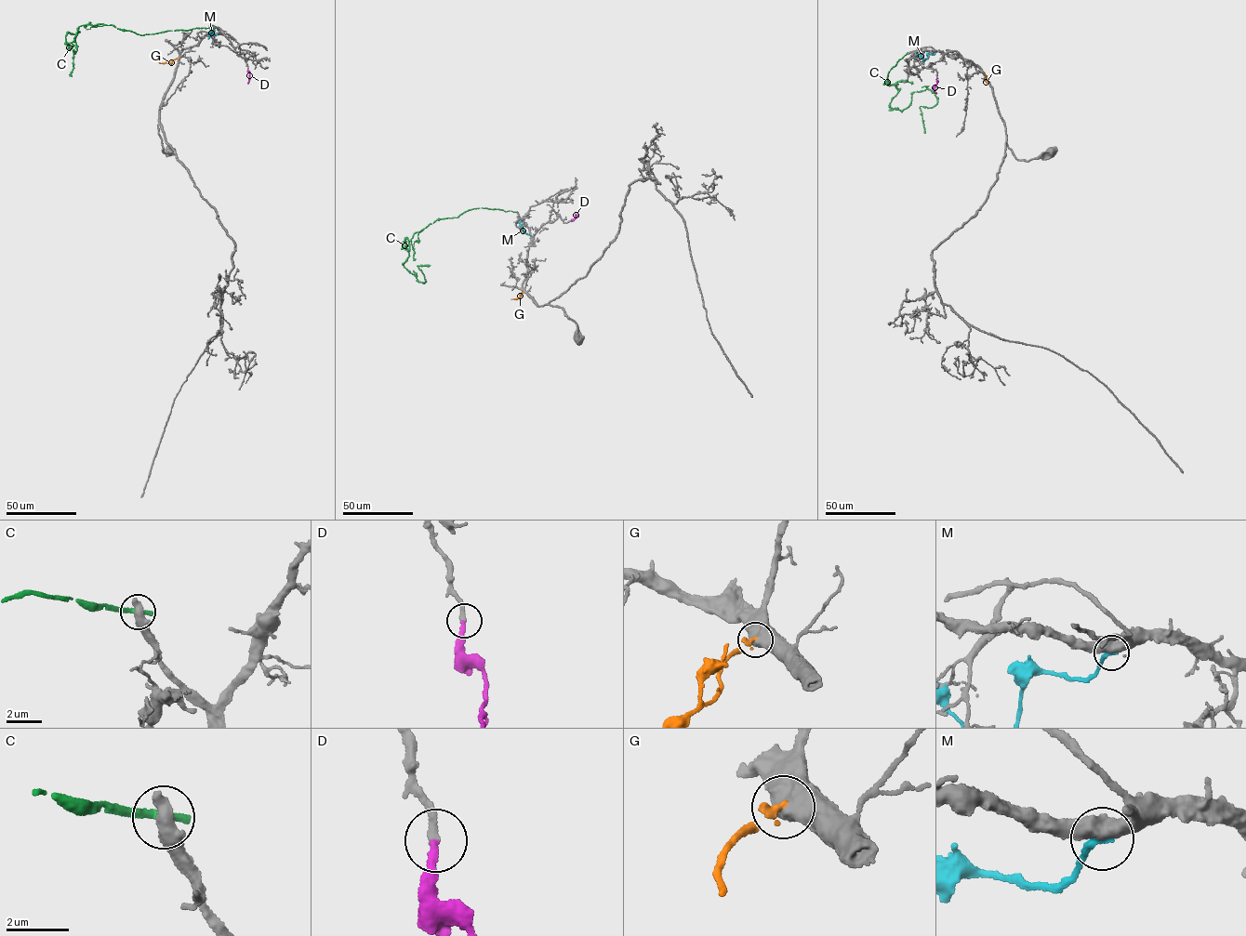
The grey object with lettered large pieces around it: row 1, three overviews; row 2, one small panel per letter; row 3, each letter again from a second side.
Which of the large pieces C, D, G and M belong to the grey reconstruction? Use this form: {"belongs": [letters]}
{"belongs": ["D"]}

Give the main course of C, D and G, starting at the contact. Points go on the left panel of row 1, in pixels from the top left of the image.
C: (215, 27), (141, 35), (112, 25), (79, 26), (70, 48), (65, 35), (68, 32), (76, 34), (72, 76)
D: (247, 68), (247, 84)
G: (178, 59), (158, 62)

